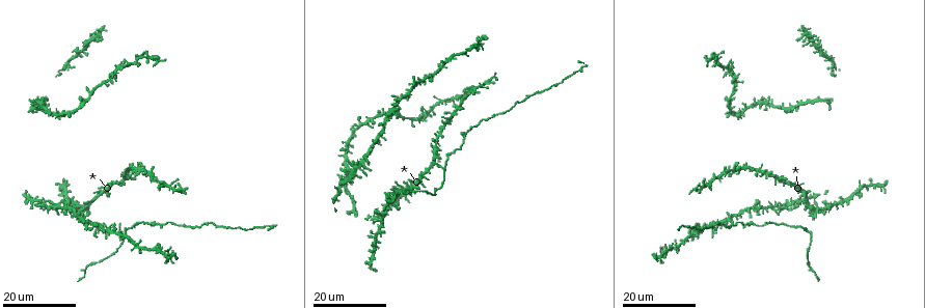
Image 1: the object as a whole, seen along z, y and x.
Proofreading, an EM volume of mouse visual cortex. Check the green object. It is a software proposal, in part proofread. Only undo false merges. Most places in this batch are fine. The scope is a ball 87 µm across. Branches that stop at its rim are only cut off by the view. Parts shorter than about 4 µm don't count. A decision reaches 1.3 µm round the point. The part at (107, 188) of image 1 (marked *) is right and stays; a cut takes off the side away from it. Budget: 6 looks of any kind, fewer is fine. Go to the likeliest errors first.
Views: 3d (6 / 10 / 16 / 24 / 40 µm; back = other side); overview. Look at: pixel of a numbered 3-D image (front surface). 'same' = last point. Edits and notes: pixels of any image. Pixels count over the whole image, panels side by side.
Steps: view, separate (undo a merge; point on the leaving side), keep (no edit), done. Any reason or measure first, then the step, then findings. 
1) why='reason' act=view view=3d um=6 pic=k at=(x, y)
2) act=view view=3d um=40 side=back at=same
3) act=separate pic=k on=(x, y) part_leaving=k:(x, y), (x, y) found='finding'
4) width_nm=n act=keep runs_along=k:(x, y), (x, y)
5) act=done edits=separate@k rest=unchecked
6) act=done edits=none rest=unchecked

why='thick turns thin' act=view view=3d um=16 pic=1 at=(492, 79)

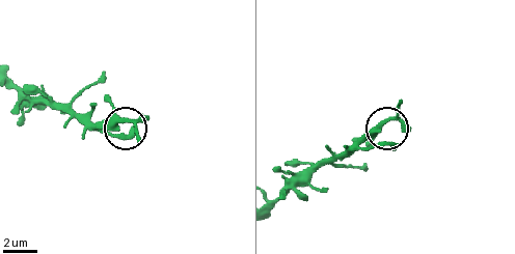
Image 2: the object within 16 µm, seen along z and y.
act=view view=3d um=6 pic=2 at=(384, 122)

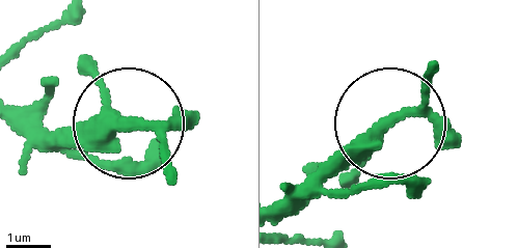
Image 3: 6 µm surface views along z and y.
width_nm=290 act=keep runs_along=3:(21, 109), (65, 132), (129, 124) found='continuous, no second neuron'

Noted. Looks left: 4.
act=view view=3d um=24 pic=1 at=(441, 128)

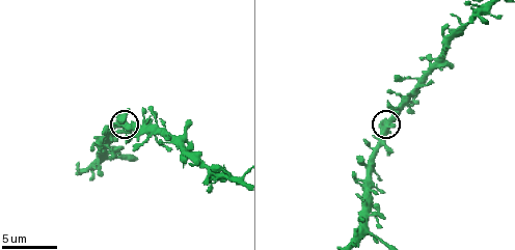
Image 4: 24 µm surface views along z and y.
why='closer look' act=view view=3d um=10 pic=4 at=(121, 115)

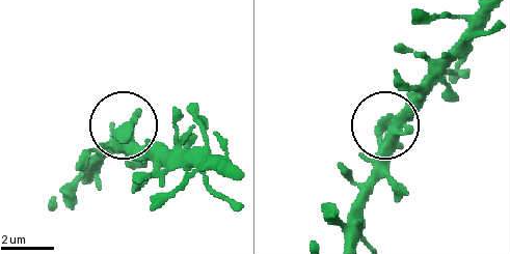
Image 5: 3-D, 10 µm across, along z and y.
act=keep found='one neuron here'

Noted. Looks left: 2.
why='side arm on a straight run' act=view view=3d um=24 pic=1 at=(728, 109)

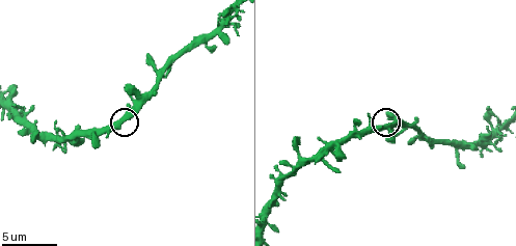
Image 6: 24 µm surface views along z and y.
act=view view=3d um=10 pic=6 at=(124, 117)

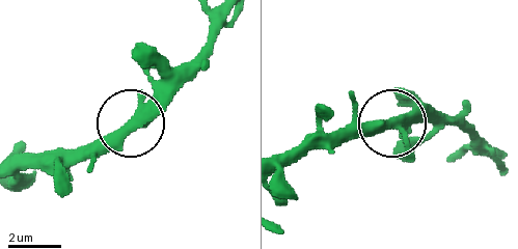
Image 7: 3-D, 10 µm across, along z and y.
arms=3 act=keep found='all the same neuron'

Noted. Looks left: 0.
act=done edits=none rest=unchecked

